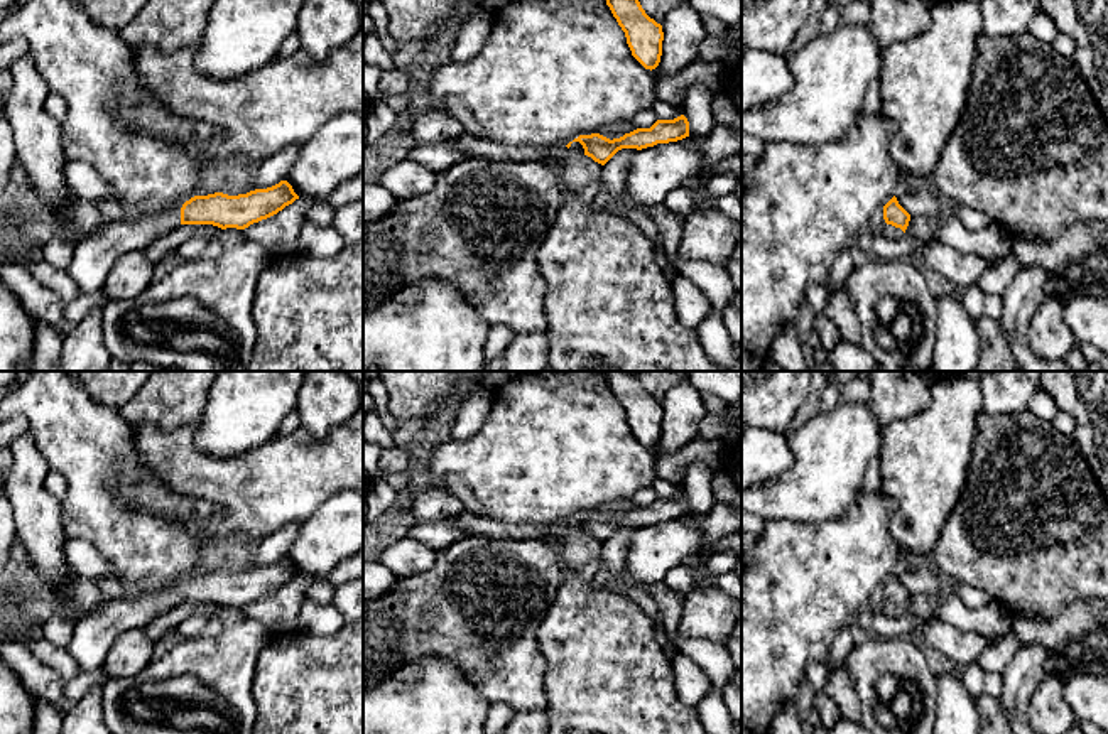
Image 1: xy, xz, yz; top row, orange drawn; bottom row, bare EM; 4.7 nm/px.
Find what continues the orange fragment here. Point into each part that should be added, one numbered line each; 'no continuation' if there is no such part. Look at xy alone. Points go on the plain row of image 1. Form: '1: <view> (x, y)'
1: xy (95, 633)

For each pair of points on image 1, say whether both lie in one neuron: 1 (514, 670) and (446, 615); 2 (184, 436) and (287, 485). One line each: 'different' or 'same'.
1: same
2: same

